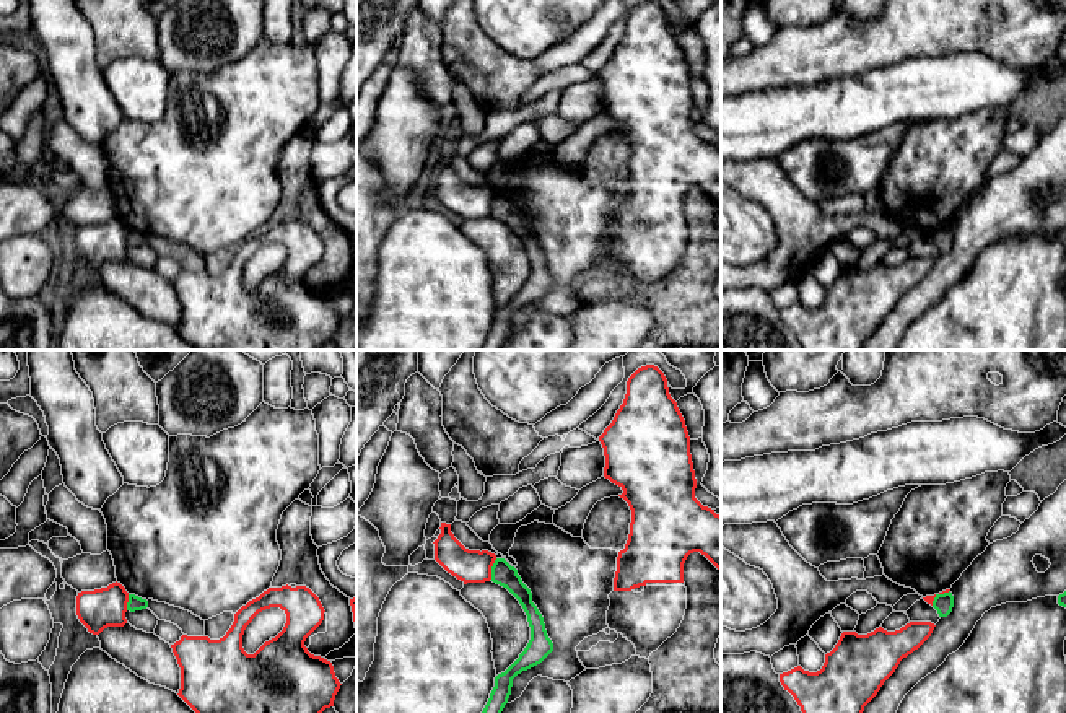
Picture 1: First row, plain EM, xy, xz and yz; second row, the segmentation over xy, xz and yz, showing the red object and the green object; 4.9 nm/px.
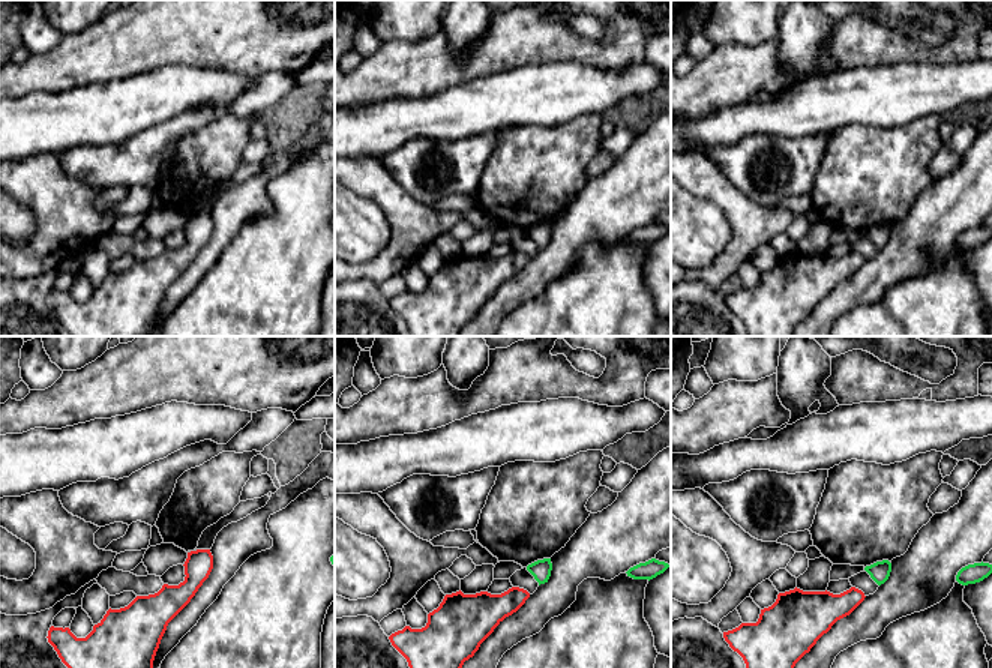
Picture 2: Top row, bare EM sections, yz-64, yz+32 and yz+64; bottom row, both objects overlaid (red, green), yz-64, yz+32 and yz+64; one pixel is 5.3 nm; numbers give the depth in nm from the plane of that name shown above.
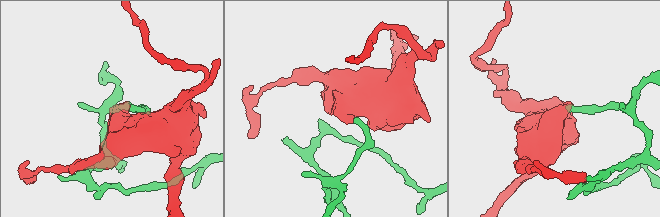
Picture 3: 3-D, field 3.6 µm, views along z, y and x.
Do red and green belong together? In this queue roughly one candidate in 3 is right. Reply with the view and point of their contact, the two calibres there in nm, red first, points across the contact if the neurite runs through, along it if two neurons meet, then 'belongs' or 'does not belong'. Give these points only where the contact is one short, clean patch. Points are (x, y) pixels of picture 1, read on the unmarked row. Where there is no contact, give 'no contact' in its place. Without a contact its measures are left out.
xz (490, 204) | 160/120 nm | along xz (497, 194), (490, 214) | does not belong

